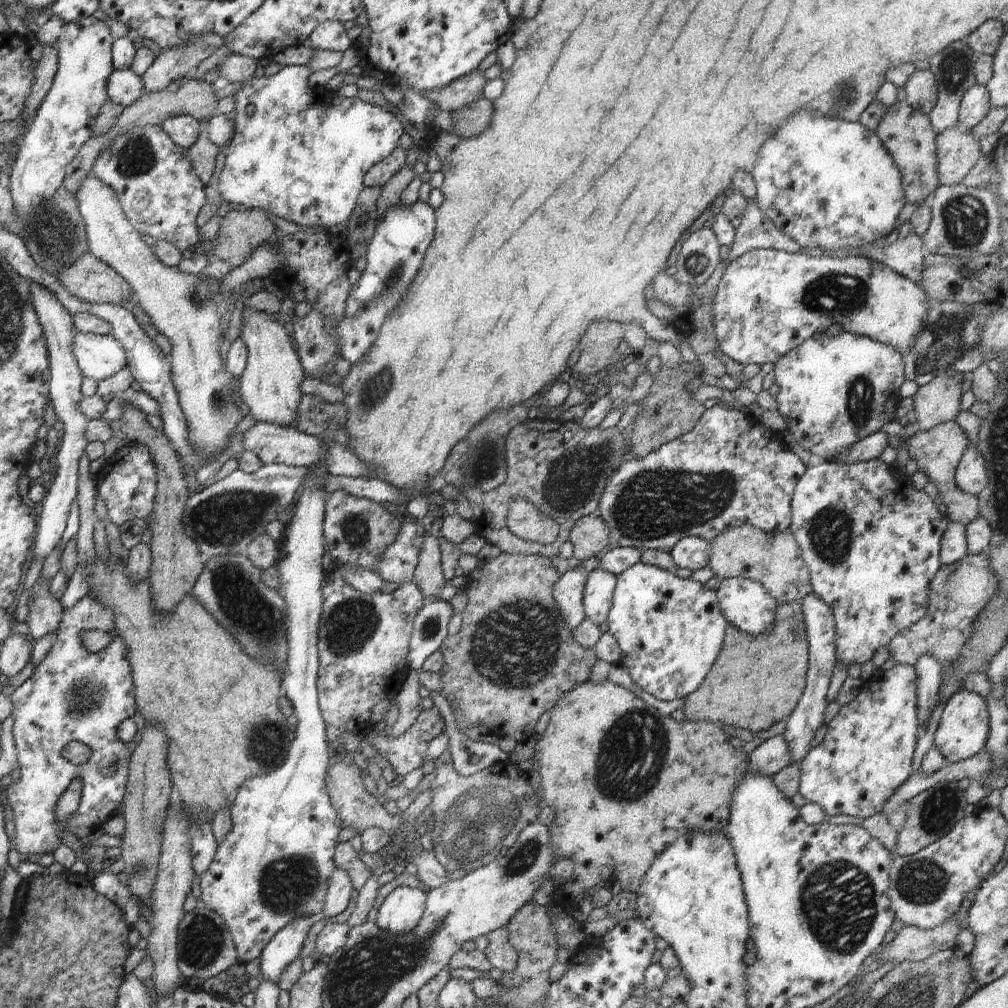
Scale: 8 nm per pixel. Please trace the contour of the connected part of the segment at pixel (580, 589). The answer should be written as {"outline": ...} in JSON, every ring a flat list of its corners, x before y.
{"outline":[[577,568,562,575,553,588,558,610,570,630,574,630,586,618,583,605,586,579,586,572]]}

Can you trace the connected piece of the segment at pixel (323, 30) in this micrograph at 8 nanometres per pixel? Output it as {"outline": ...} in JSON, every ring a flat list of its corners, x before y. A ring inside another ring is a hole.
{"outline":[[324,21,313,28,307,43,314,49,320,48,344,52,352,46,352,37,353,34,349,34,341,22]]}

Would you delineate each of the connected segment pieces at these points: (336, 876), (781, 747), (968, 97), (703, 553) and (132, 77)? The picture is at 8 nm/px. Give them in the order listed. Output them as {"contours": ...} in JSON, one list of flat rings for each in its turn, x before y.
{"contours":[[[334,869,329,880,329,887,326,890,326,898,321,912,321,916,334,916,344,912,354,890,351,878,342,869]],[[782,735,765,740,749,755,749,770,774,776,788,765,787,744]],[[976,84,962,97,959,106,959,123,964,129,971,130,984,120,991,107,988,89]],[[690,535,679,540,670,550,669,555,673,558,676,566,698,570,708,566,712,555,712,546,702,537]],[[130,68,114,69,109,74,106,92,108,100,126,108,144,93,142,79]]]}

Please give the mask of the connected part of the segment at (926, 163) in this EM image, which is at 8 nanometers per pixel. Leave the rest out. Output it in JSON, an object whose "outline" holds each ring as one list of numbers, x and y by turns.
{"outline":[[894,103,885,110,875,133,900,171,905,201,923,203,940,185,935,143,937,134,929,115,914,110,906,103]]}

